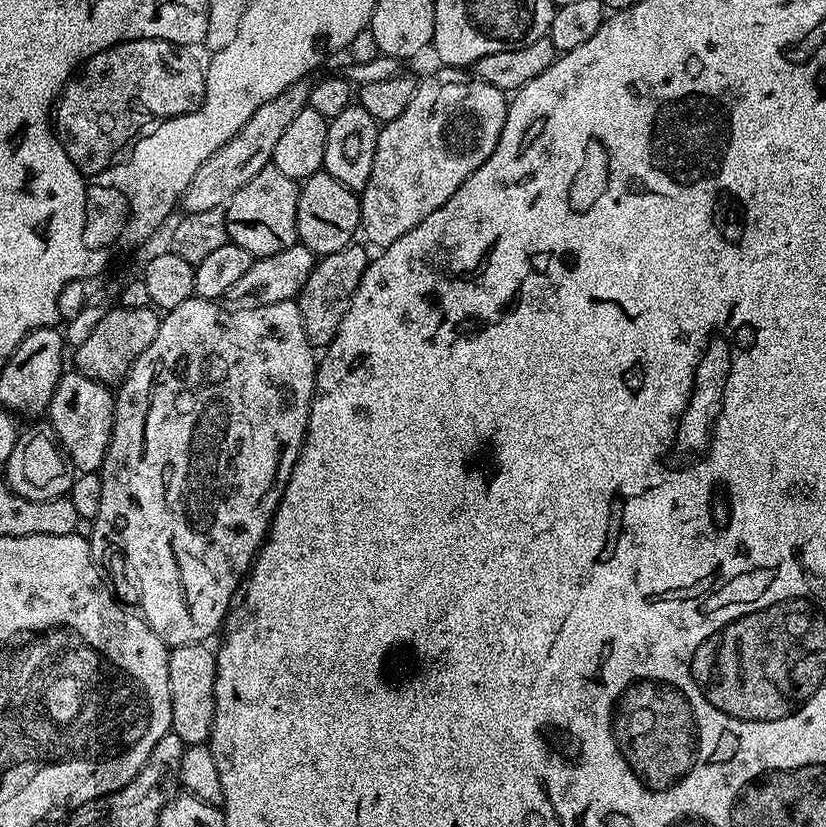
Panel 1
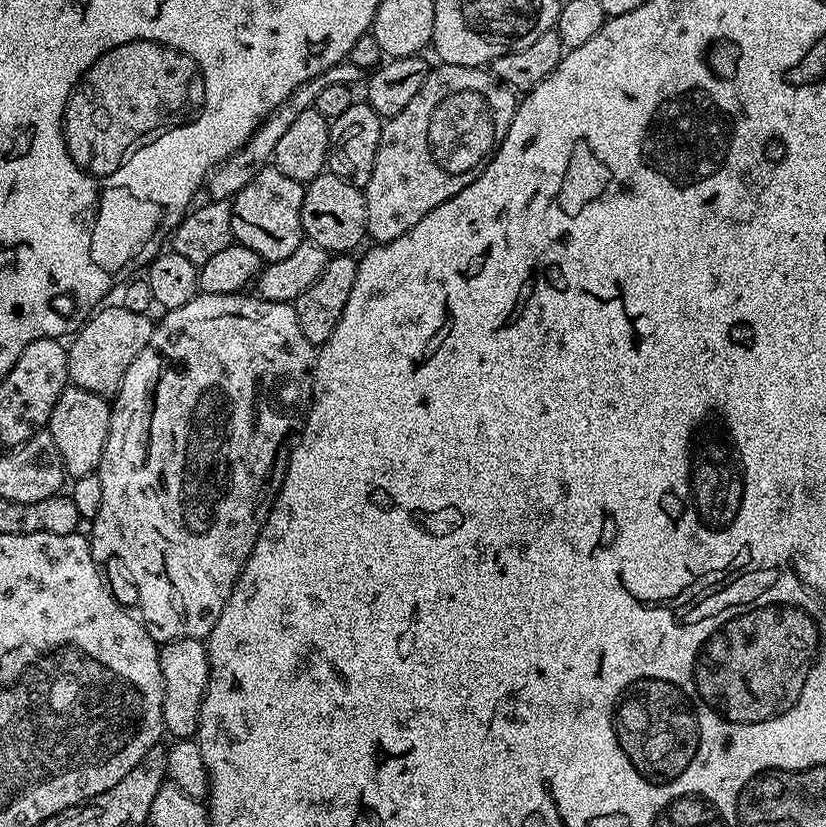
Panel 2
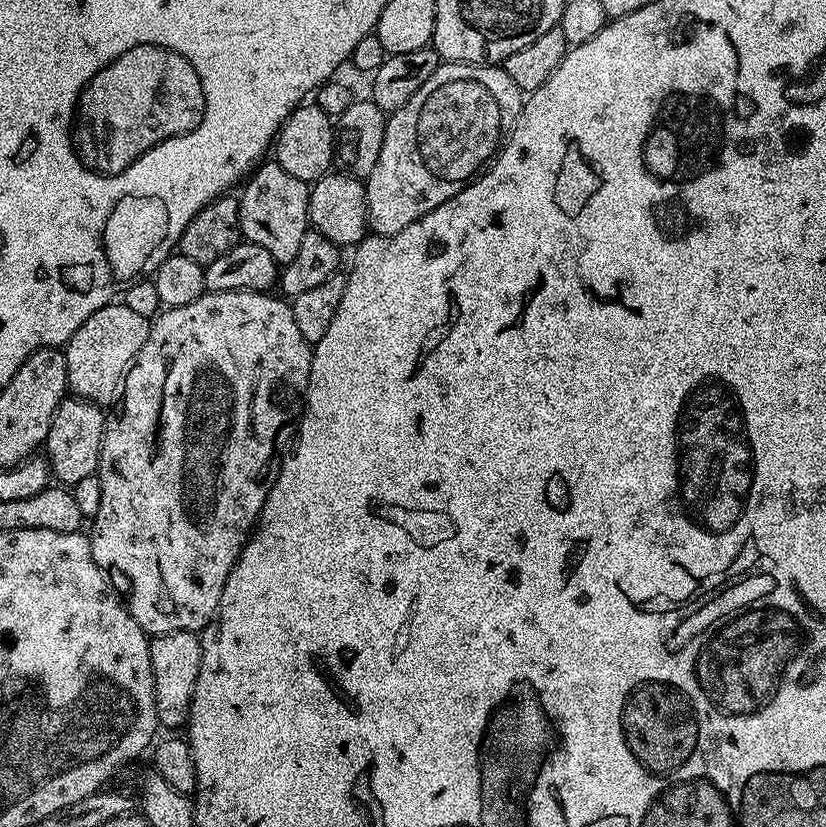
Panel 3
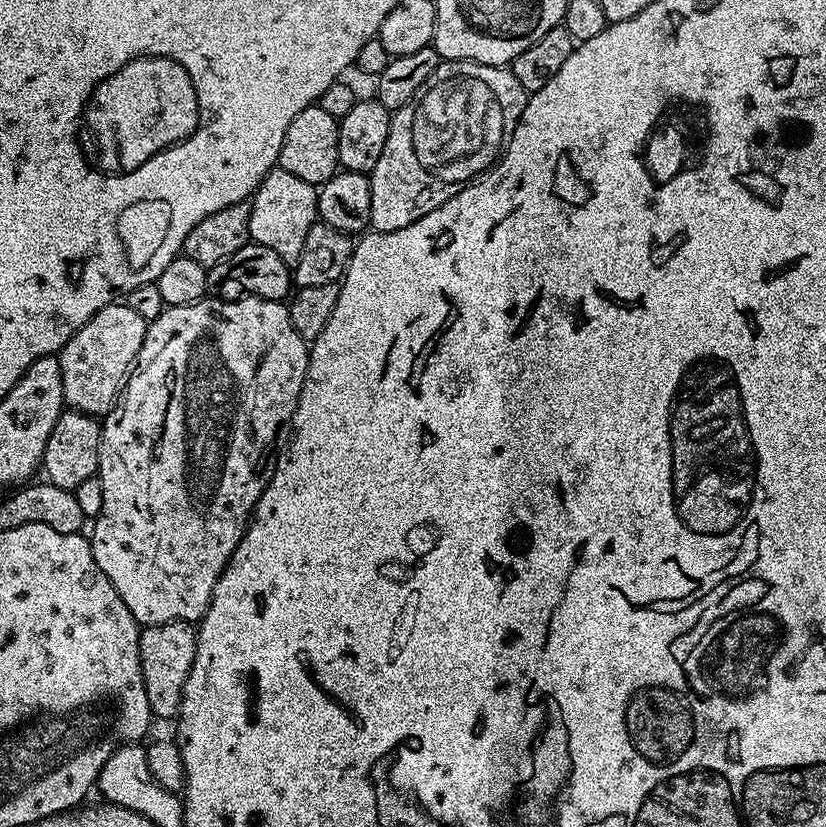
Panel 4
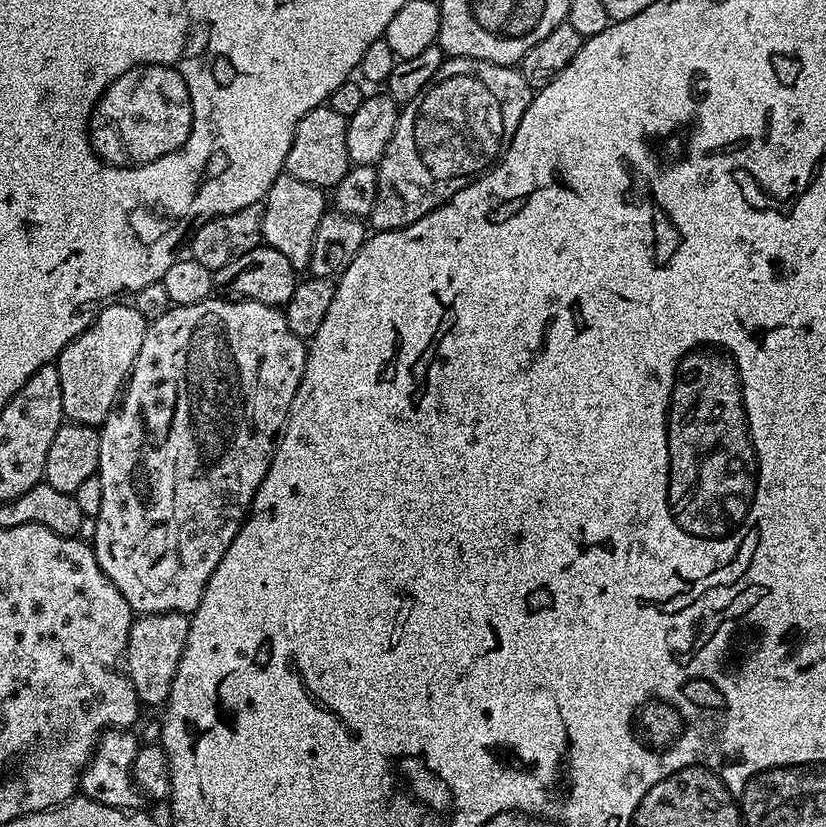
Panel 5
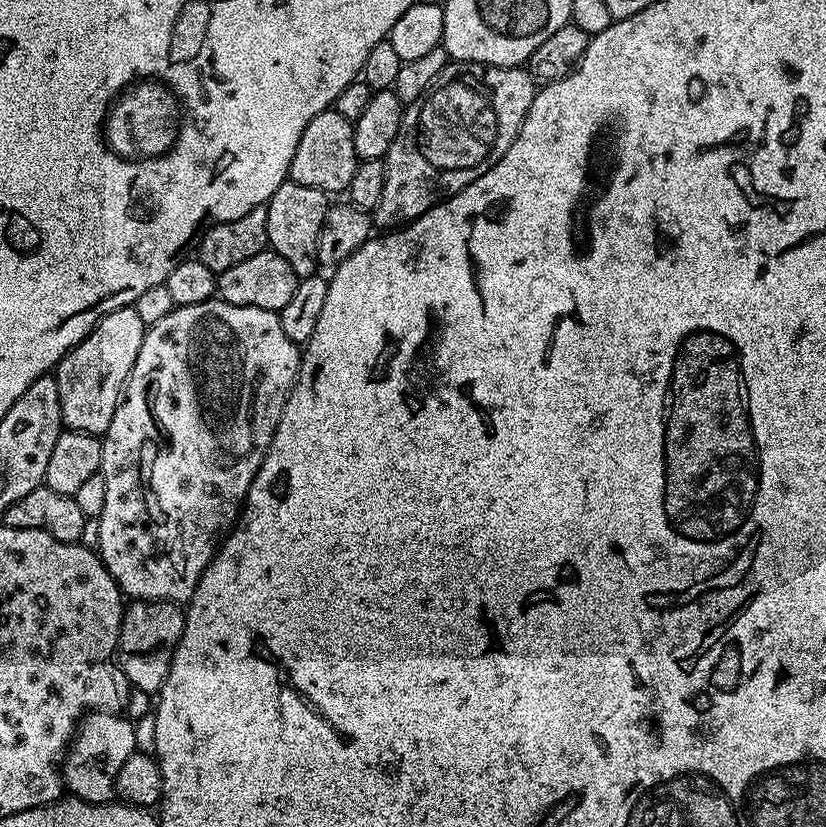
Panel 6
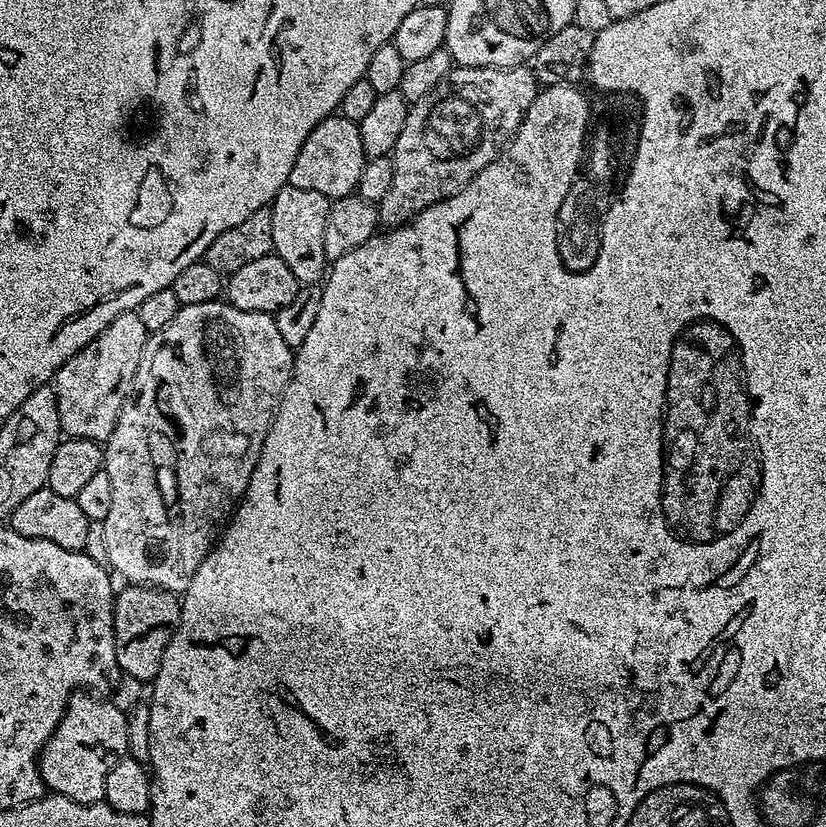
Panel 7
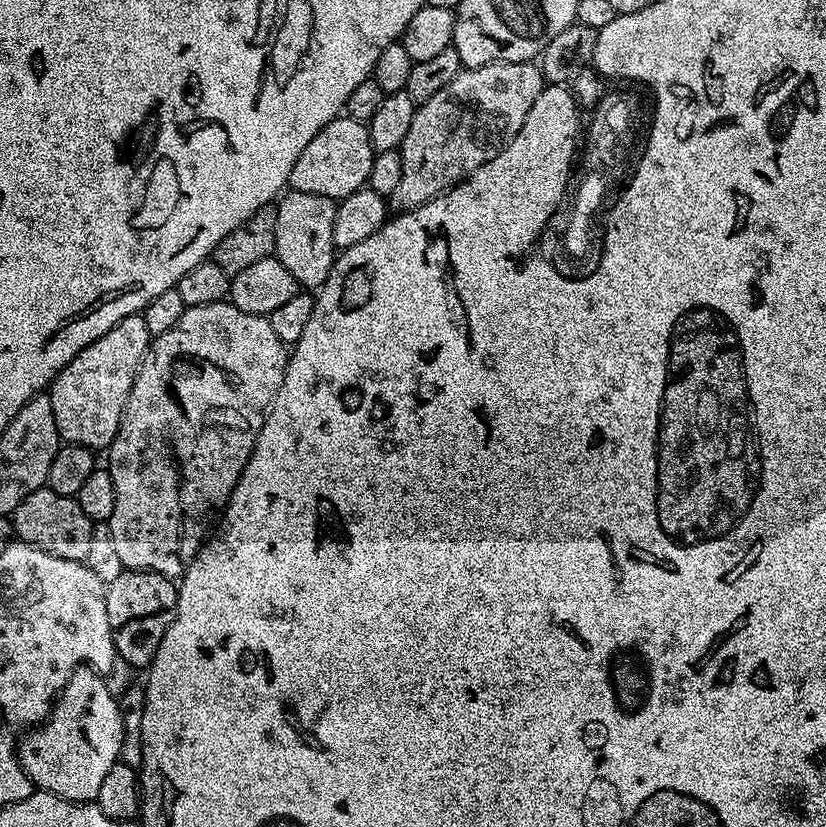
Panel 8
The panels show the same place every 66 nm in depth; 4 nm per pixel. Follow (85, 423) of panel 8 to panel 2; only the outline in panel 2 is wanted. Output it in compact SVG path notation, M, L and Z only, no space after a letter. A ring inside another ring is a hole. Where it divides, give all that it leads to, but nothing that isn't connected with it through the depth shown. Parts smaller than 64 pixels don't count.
M113 306L113 308L104 308L101 307L99 310L101 312L96 312L93 314L92 317L89 318L88 321L85 322L84 325L80 328L80 333L77 334L76 337L73 338L72 344L69 343L67 345L68 349L68 378L69 381L75 387L81 388L82 390L90 390L94 394L98 394L99 396L105 397L105 398L112 398L115 397L116 392L119 390L119 388L122 386L122 378L126 374L126 370L130 366L130 362L134 358L138 358L138 354L143 350L143 348L146 346L146 342L150 342L150 338L152 337L152 329L154 327L153 321L148 321L149 317L145 315L143 312L135 312L134 310L126 310L125 308L121 308L119 306Z

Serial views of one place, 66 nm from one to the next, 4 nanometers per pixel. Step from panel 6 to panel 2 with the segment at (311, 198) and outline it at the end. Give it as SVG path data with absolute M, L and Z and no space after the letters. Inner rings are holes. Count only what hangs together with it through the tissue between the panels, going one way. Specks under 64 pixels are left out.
M275 166L264 167L242 190L232 197L232 239L237 244L254 250L261 261L273 264L282 262L289 254L294 254L298 246L305 243L302 230L302 198L305 185L294 178L286 178L282 170Z

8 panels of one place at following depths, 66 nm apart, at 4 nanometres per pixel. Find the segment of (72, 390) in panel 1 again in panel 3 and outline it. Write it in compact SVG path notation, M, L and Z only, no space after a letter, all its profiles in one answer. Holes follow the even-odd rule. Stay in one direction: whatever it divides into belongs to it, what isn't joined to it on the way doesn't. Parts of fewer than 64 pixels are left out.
M65 398L54 410L46 441L46 459L51 475L55 479L57 476L61 485L71 486L82 482L82 478L97 475L106 423L104 412L105 409L101 405L79 398Z

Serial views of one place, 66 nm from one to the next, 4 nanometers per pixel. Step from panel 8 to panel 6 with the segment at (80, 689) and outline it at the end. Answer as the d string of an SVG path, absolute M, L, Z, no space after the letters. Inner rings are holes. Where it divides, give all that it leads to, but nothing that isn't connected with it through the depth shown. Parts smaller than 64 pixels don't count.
M90 712L81 719L62 761L65 789L75 799L91 804L107 804L116 796L118 770L122 770L126 758L136 751L133 721L123 720L122 717L114 712Z

